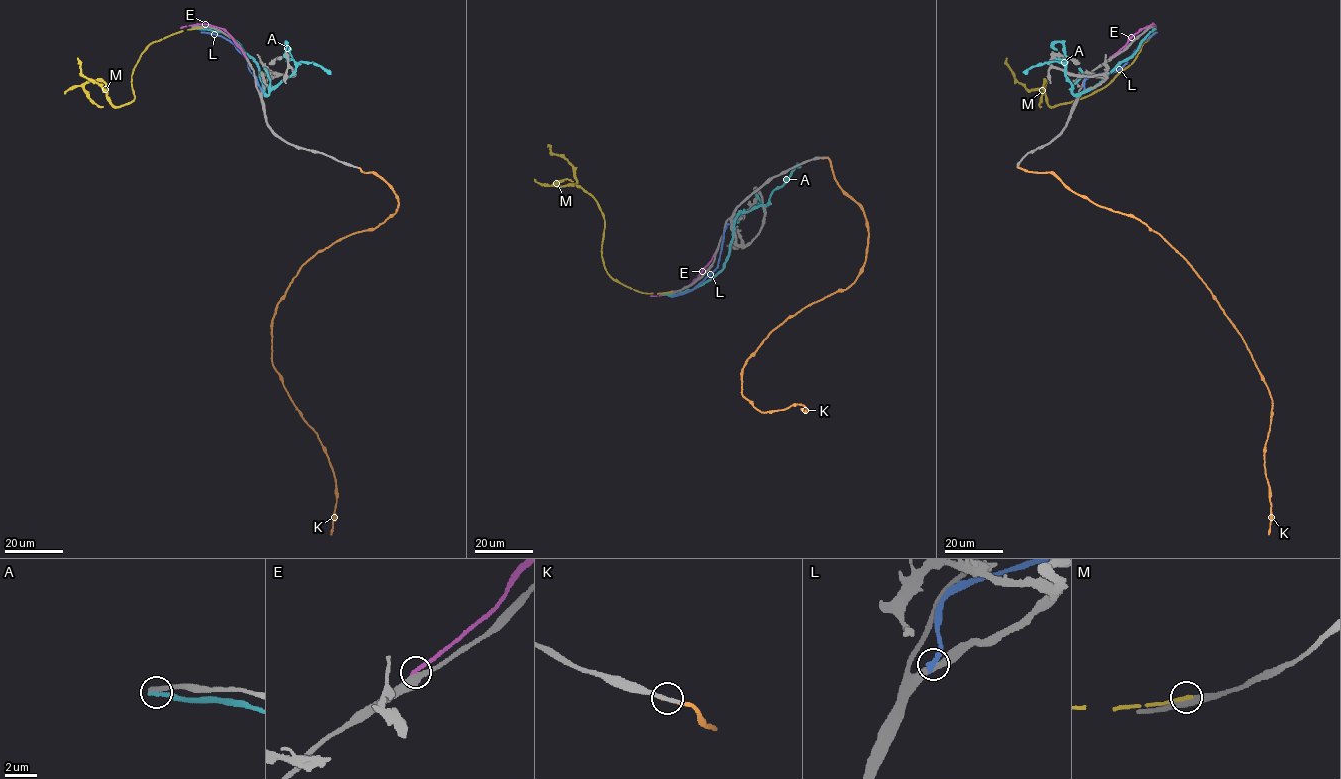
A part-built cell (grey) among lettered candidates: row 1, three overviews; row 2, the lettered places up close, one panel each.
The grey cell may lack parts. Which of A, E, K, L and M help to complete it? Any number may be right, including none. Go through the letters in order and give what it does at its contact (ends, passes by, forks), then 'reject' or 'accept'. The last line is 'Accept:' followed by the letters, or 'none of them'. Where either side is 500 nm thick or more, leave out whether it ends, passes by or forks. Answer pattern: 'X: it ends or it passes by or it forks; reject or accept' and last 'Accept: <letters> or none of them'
A: it ends; reject
E: it ends; reject
K: it ends; reject
L: it ends; reject
M: it ends; reject
Accept: none of them

